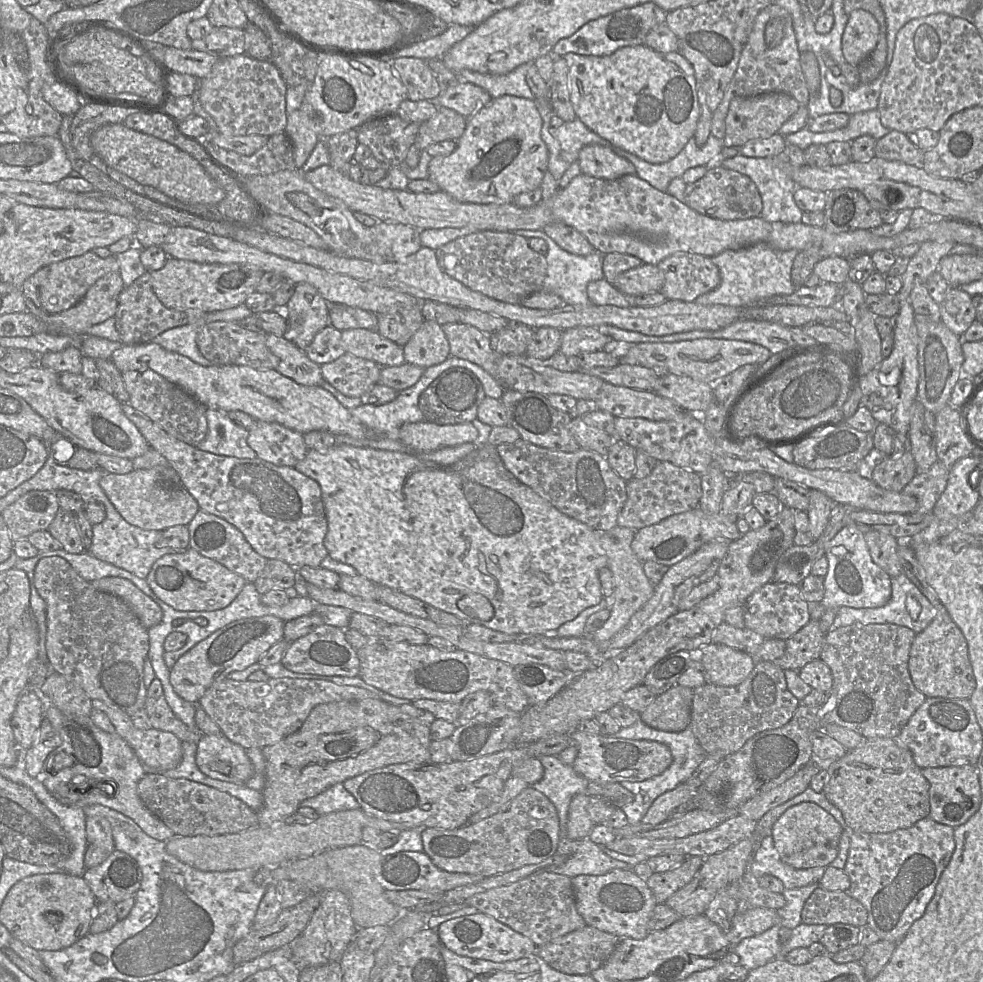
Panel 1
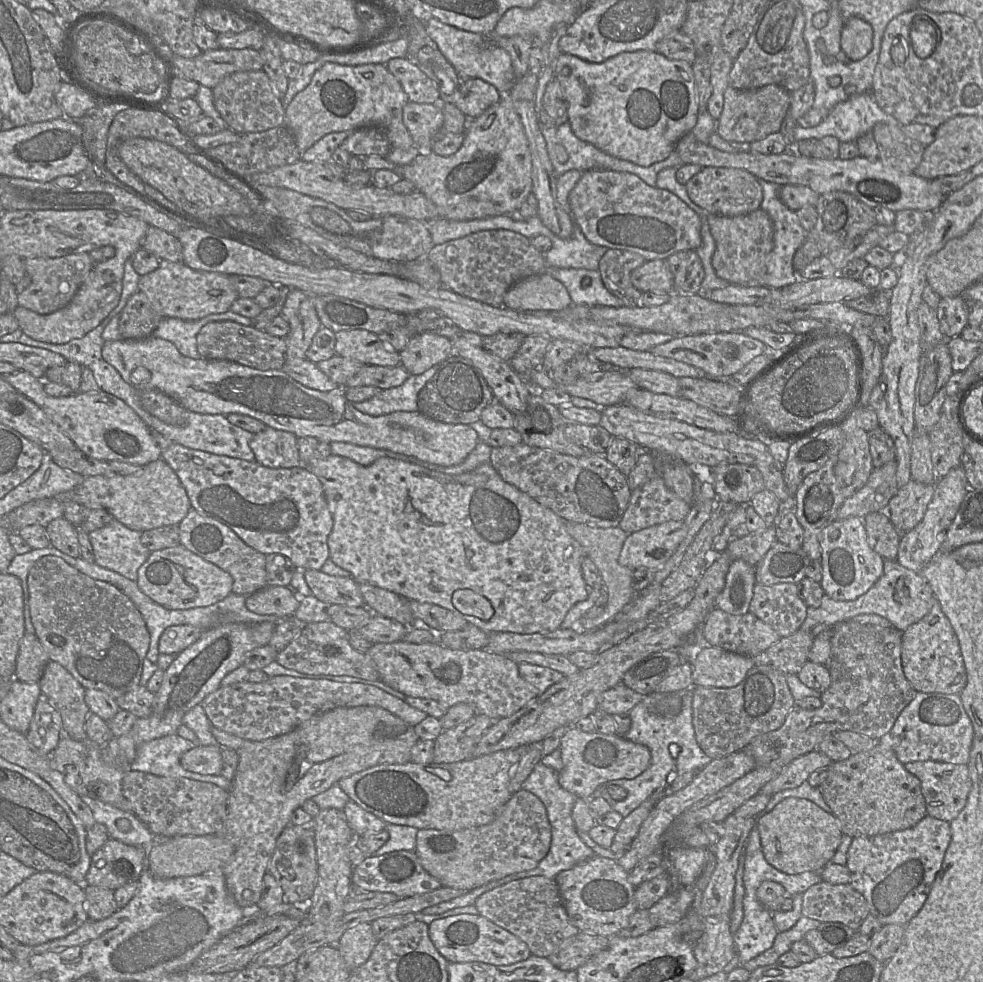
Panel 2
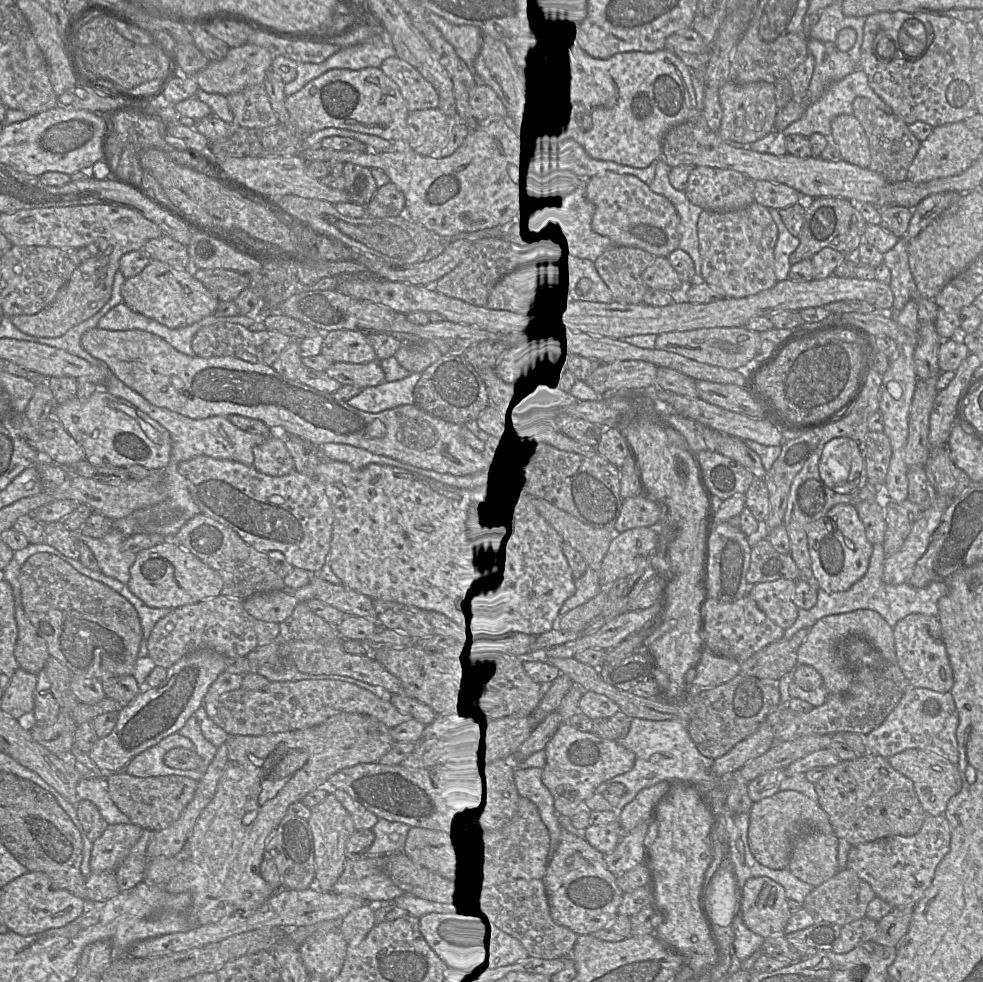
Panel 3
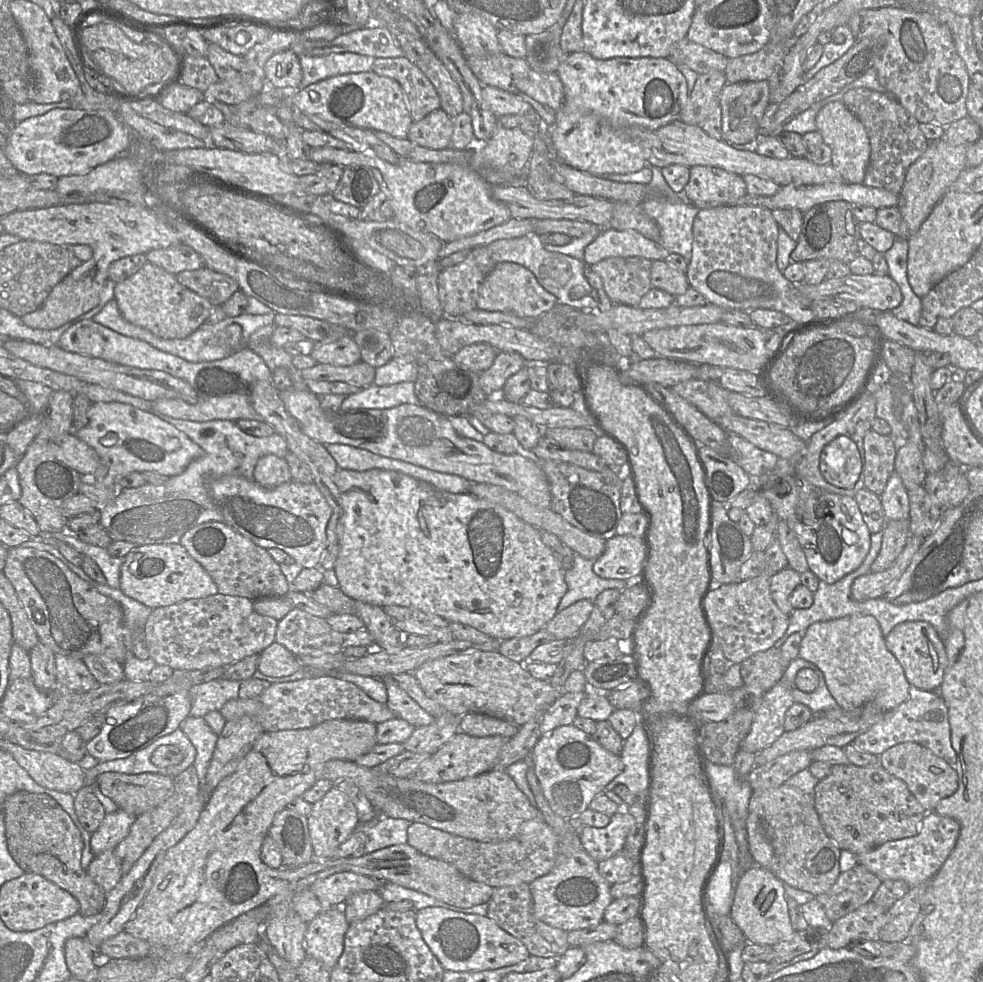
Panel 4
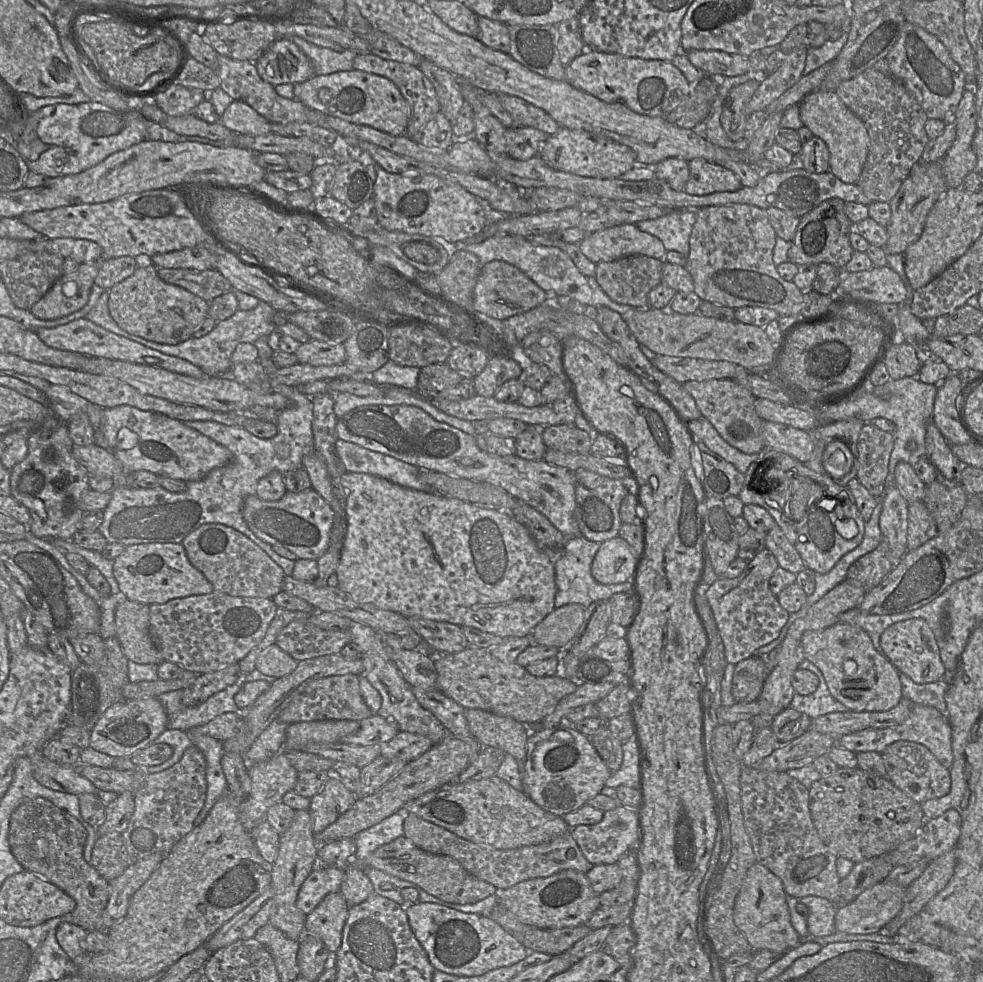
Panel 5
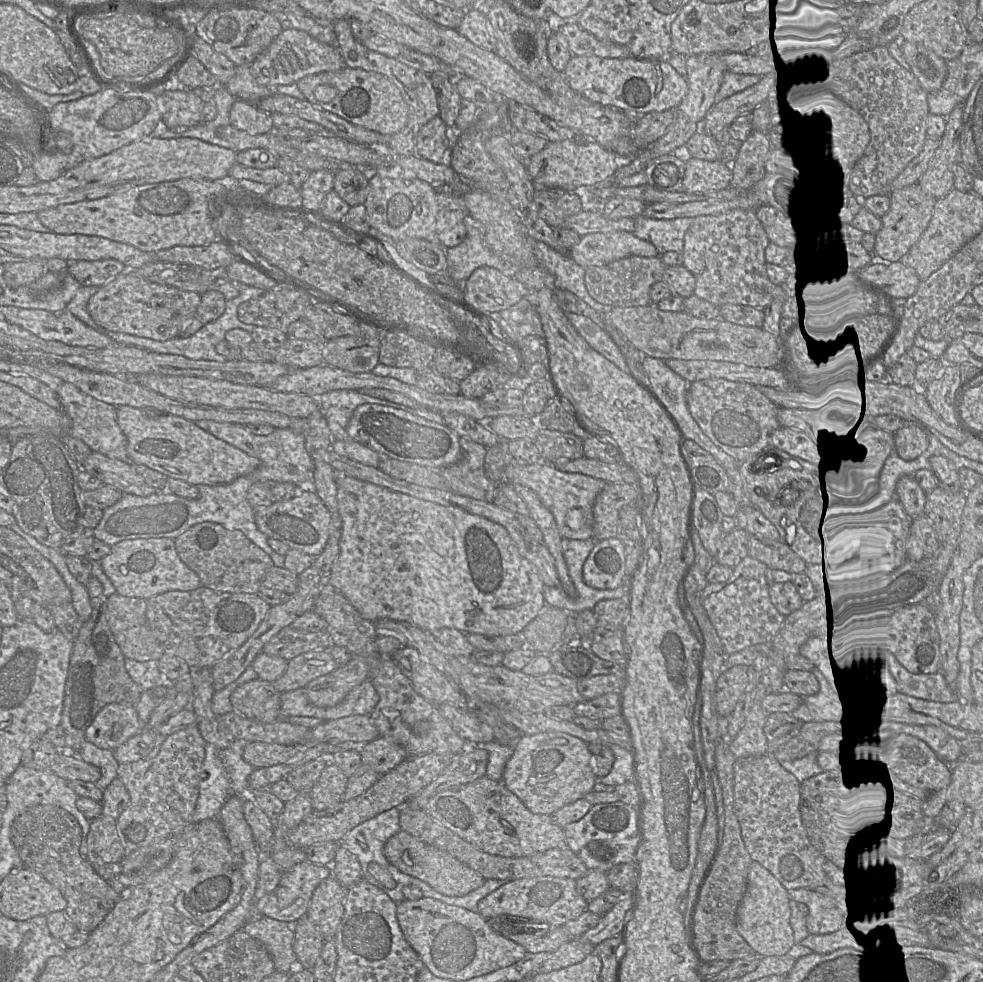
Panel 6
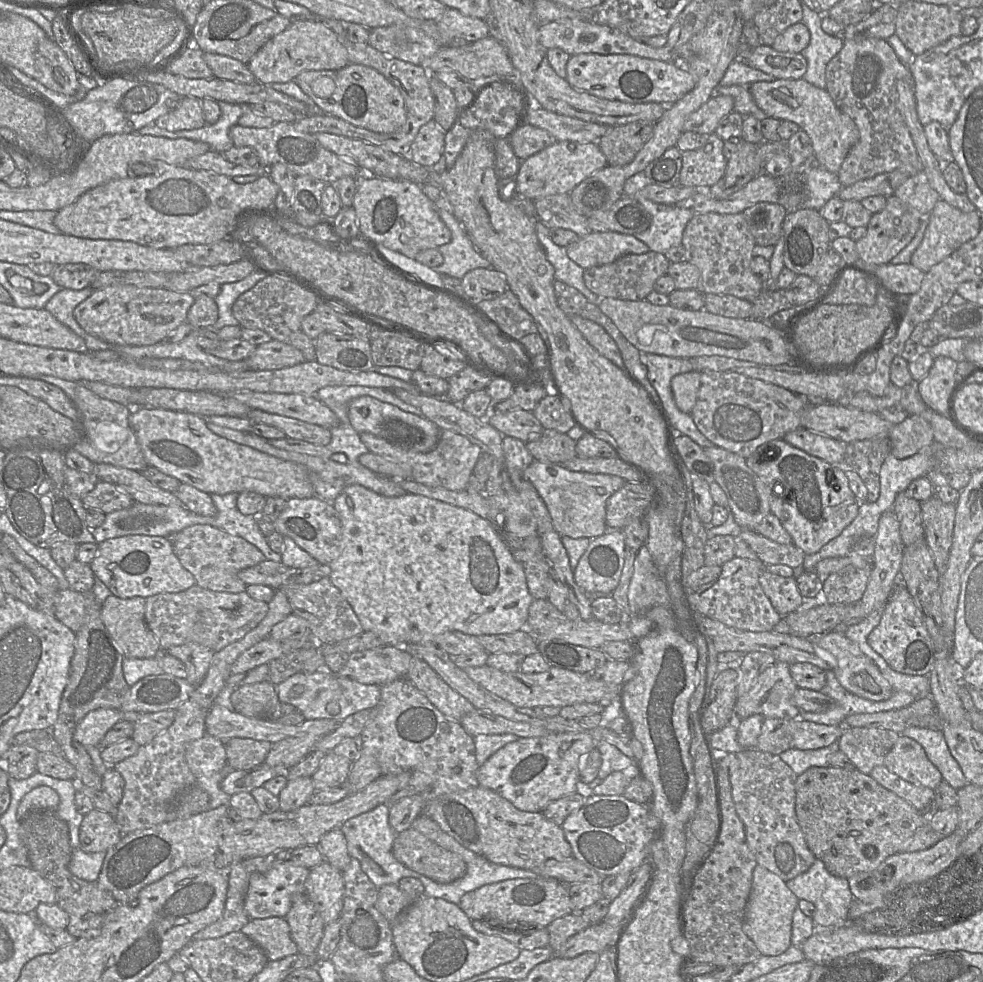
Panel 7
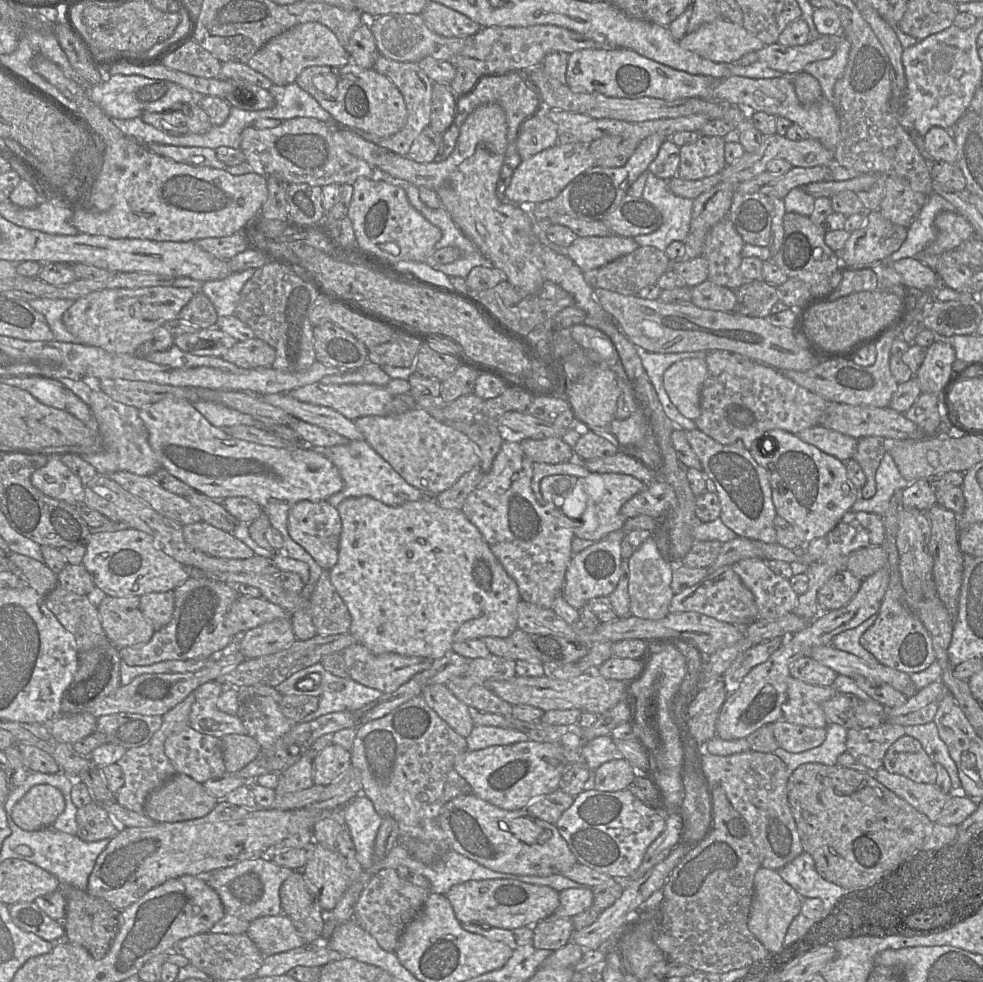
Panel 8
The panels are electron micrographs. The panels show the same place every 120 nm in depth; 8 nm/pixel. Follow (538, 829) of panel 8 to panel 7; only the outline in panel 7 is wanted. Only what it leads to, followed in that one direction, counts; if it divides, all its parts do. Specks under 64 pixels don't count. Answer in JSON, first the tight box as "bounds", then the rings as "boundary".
{"bounds":[424,787,573,870],"boundary":[[[478,787],[429,799],[424,813],[466,849],[489,862],[523,870],[533,870],[549,859],[573,857],[561,826],[548,820],[542,812],[517,809],[498,793]]]}

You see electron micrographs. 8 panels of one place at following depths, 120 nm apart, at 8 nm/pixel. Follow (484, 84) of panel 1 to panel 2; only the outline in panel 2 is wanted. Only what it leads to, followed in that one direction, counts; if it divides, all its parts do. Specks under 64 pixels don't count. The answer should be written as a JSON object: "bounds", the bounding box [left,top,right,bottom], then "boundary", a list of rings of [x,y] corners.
{"bounds":[423,16,516,94],"boundary":[[[423,16],[423,22],[430,38],[440,52],[452,64],[461,79],[479,78],[492,84],[501,94],[507,94],[516,82],[510,55],[493,42],[490,36],[458,29],[442,23],[437,18]]]}

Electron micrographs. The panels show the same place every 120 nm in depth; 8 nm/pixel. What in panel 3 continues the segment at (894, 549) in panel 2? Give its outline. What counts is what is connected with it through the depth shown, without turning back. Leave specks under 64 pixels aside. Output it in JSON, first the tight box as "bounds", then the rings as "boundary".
{"bounds":[855,491,888,544],"boundary":[[[877,491],[876,501],[863,501],[855,507],[864,524],[867,539],[872,544],[883,544],[886,533],[885,507],[888,498]]]}

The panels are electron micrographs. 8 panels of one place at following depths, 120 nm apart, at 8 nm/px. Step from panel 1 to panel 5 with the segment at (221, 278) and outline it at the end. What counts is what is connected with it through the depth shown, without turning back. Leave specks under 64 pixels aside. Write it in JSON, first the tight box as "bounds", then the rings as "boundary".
{"bounds":[107,261,209,344],"boundary":[[[142,261],[134,273],[115,284],[107,292],[108,308],[117,325],[130,334],[162,344],[178,344],[193,336],[196,328],[208,317],[209,302],[186,289],[164,282],[157,273],[158,268]]]}

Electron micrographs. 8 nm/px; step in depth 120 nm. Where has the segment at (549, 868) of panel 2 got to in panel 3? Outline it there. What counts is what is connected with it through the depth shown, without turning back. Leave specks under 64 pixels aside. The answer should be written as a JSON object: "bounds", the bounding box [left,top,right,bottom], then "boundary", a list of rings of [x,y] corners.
{"bounds":[514,768,562,859],"boundary":[[[541,768],[516,769],[514,779],[519,795],[529,799],[537,806],[540,817],[548,829],[551,859],[560,842],[562,827],[554,807],[554,798],[542,782],[542,774],[543,769]]]}

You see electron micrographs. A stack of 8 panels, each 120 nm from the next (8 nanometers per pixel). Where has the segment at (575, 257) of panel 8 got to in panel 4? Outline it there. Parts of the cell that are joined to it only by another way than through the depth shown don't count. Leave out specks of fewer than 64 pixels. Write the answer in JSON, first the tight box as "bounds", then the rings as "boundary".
{"bounds":[584,228,667,266],"boundary":[[[612,228],[602,229],[597,238],[586,246],[584,250],[584,263],[588,266],[609,257],[643,257],[651,261],[665,260],[667,252],[655,241],[644,237],[633,229],[615,230]]]}

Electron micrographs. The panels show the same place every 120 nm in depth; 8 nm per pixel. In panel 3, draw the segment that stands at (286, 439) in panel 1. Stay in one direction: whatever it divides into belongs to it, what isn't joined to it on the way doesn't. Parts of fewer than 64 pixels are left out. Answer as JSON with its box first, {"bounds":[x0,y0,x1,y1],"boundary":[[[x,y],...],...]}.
{"bounds":[253,435,294,476],"boundary":[[[271,435],[253,448],[253,467],[270,476],[283,476],[294,471],[294,462],[282,435]]]}

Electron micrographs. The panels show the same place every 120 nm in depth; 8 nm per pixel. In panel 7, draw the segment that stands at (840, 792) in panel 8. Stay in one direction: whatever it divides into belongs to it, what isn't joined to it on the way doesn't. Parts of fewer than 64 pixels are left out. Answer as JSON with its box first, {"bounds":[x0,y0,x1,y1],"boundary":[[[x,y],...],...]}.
{"bounds":[795,767,928,879],"boundary":[[[810,767],[798,775],[795,792],[796,818],[809,849],[831,874],[846,879],[876,869],[889,856],[898,853],[918,829],[928,824],[925,814],[857,769]]]}

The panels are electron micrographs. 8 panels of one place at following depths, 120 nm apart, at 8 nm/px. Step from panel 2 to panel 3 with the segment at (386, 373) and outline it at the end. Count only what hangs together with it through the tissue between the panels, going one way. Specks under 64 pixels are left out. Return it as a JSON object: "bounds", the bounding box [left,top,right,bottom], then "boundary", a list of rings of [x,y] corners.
{"bounds":[325,360,385,389],"boundary":[[[378,360],[362,364],[334,362],[325,373],[342,385],[361,389],[377,386],[385,381],[384,371]]]}

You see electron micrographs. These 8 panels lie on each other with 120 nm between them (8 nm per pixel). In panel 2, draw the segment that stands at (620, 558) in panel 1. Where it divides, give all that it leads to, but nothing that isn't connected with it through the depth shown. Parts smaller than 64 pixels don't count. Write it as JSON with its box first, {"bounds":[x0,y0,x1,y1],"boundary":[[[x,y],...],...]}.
{"bounds":[566,521,636,631],"boundary":[[[570,521],[566,522],[566,529],[568,533],[581,545],[585,556],[590,558],[598,568],[603,580],[603,590],[607,593],[608,601],[603,613],[593,619],[583,616],[576,626],[584,631],[593,631],[612,621],[636,595],[632,587],[634,570],[622,566],[618,562],[622,546],[629,534],[618,526],[600,528]]]}

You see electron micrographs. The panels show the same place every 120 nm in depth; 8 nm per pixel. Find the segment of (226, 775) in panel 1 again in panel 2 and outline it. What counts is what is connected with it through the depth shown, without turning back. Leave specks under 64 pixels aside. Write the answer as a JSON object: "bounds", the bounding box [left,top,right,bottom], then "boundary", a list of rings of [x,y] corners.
{"bounds":[180,744,223,775],"boundary":[[[218,744],[198,745],[182,754],[180,764],[195,773],[219,775],[223,770],[222,747]]]}

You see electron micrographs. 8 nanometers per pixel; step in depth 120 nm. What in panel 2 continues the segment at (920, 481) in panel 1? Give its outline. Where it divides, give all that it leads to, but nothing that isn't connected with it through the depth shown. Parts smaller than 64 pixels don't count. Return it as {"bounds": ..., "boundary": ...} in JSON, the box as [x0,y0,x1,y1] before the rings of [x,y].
{"bounds":[888,479,935,533],"boundary":[[[912,479],[899,488],[888,503],[890,521],[899,533],[907,533],[920,523],[934,492],[935,484],[923,484]]]}

